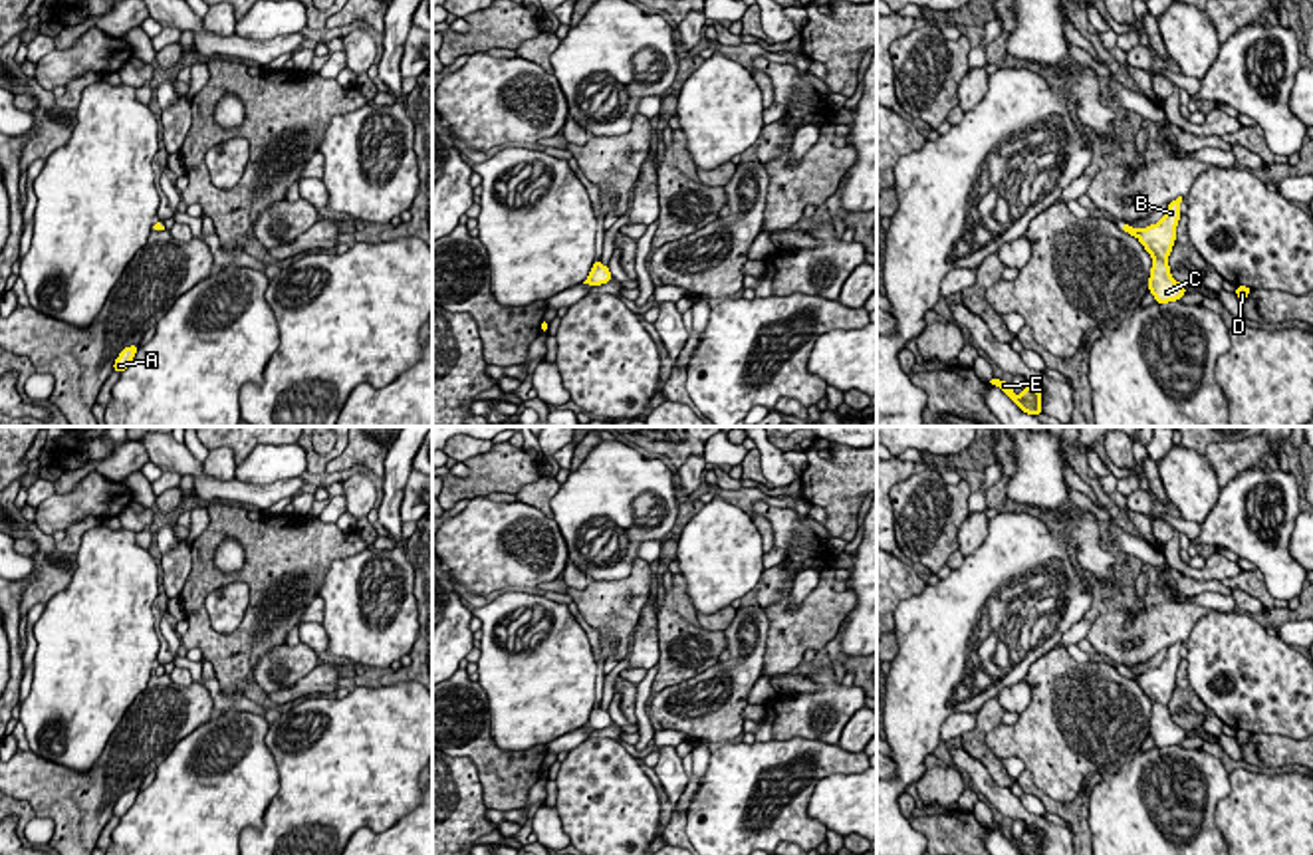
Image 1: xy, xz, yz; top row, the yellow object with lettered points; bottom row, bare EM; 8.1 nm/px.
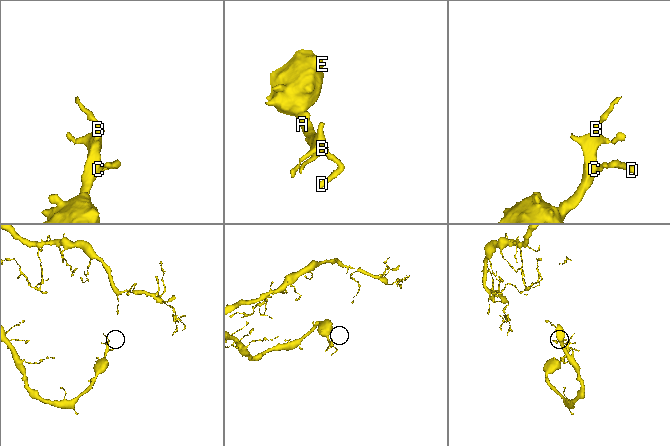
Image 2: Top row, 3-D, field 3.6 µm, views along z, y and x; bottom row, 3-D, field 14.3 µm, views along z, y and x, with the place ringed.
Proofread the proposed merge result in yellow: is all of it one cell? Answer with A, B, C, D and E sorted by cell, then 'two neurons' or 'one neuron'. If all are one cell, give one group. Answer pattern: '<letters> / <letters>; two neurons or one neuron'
A B C D E; one neuron

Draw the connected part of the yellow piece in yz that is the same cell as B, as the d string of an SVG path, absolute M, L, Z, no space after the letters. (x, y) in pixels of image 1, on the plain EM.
M1182 641L1172 645L1166 651L1164 661L1146 672L1133 672L1129 667L1123 667L1121 674L1131 680L1136 680L1138 686L1152 702L1148 736L1154 740L1156 748L1168 748L1180 744L1188 734L1176 726L1170 718L1168 700L1176 686L1176 671L1180 665L1180 647Z

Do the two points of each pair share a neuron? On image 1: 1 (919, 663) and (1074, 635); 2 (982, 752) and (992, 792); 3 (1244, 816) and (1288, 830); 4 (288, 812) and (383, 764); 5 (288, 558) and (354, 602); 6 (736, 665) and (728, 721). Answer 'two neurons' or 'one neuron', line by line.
1: two neurons
2: two neurons
3: one neuron
4: one neuron
5: two neurons
6: one neuron

